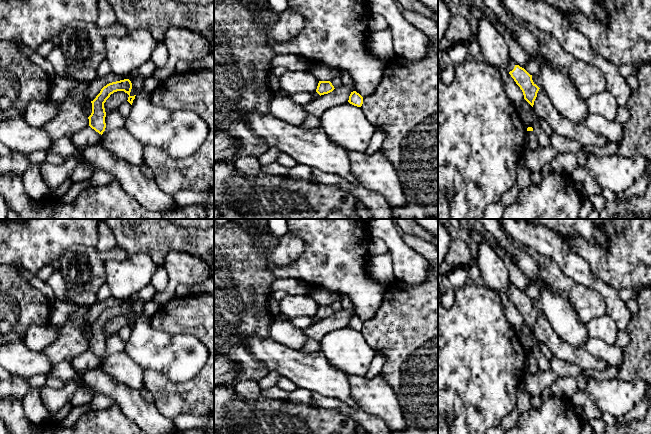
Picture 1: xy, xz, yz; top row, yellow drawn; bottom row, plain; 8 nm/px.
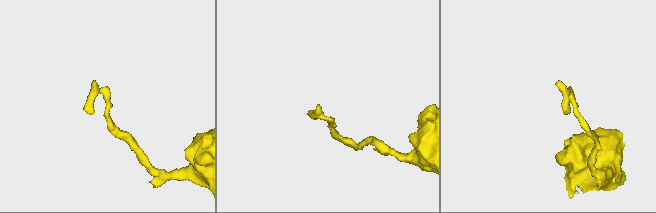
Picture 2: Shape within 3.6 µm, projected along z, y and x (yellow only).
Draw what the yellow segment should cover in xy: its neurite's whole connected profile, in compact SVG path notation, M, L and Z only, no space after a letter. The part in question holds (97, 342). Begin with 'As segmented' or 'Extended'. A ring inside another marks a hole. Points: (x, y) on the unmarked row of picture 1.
As segmented. M129 303L112 306L104 310L101 313L100 317L96 320L96 322L93 325L91 325L92 337L88 341L89 350L102 359L106 352L105 347L106 336L104 332L104 327L114 316L124 315L129 319L127 325L132 329L136 319L134 320L130 319L131 313L132 313L132 307Z

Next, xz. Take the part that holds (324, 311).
As segmented. M319 305L316 316L321 320L332 316L334 313L330 305Z

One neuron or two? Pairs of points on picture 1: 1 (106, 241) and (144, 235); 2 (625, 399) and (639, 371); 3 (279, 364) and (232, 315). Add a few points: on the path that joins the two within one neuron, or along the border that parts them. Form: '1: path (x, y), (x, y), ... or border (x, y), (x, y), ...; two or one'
1: border (110, 229), (117, 244); two
2: border (616, 377), (622, 380), (640, 381); two
3: border (268, 335), (252, 336), (245, 346); two

